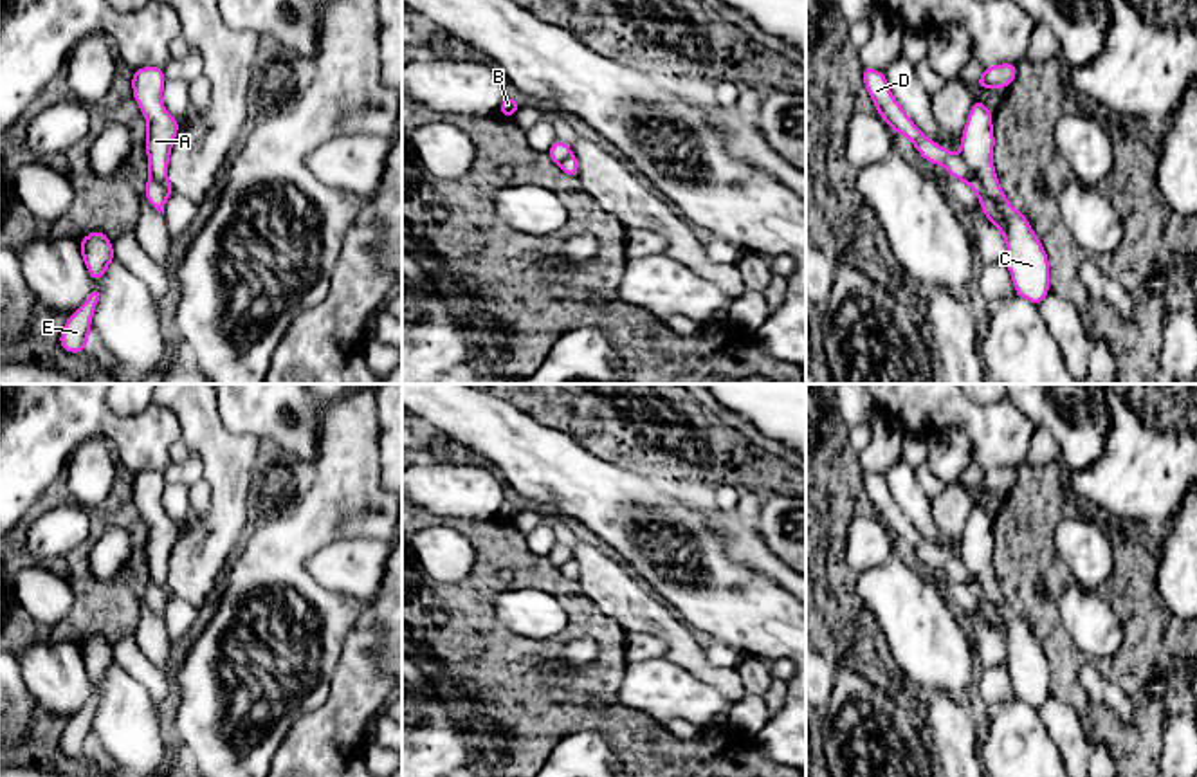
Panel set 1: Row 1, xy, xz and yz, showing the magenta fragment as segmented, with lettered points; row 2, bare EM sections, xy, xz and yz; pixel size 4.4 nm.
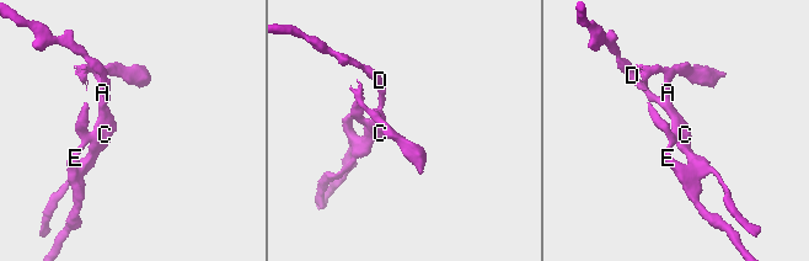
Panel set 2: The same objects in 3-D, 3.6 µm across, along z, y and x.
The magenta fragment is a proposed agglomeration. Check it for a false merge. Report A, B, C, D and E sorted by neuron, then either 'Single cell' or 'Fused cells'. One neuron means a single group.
Groups: A C / B D E. Fused cells

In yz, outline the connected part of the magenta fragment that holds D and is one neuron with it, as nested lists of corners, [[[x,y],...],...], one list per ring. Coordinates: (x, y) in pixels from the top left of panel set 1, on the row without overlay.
[[[862,471],[862,480],[865,492],[873,507],[876,508],[876,516],[892,532],[892,535],[903,537],[916,550],[916,553],[925,564],[928,564],[930,568],[945,570],[954,582],[966,586],[975,595],[982,611],[982,618],[995,631],[999,631],[999,627],[1002,626],[1002,617],[999,615],[995,606],[986,599],[973,573],[959,559],[950,557],[946,552],[936,548],[919,535],[914,525],[905,517],[901,508],[891,498],[883,476],[871,471]]]

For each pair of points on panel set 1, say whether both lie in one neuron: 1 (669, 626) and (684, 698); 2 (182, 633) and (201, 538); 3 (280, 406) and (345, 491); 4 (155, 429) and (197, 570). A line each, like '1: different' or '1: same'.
1: different
2: different
3: different
4: different

